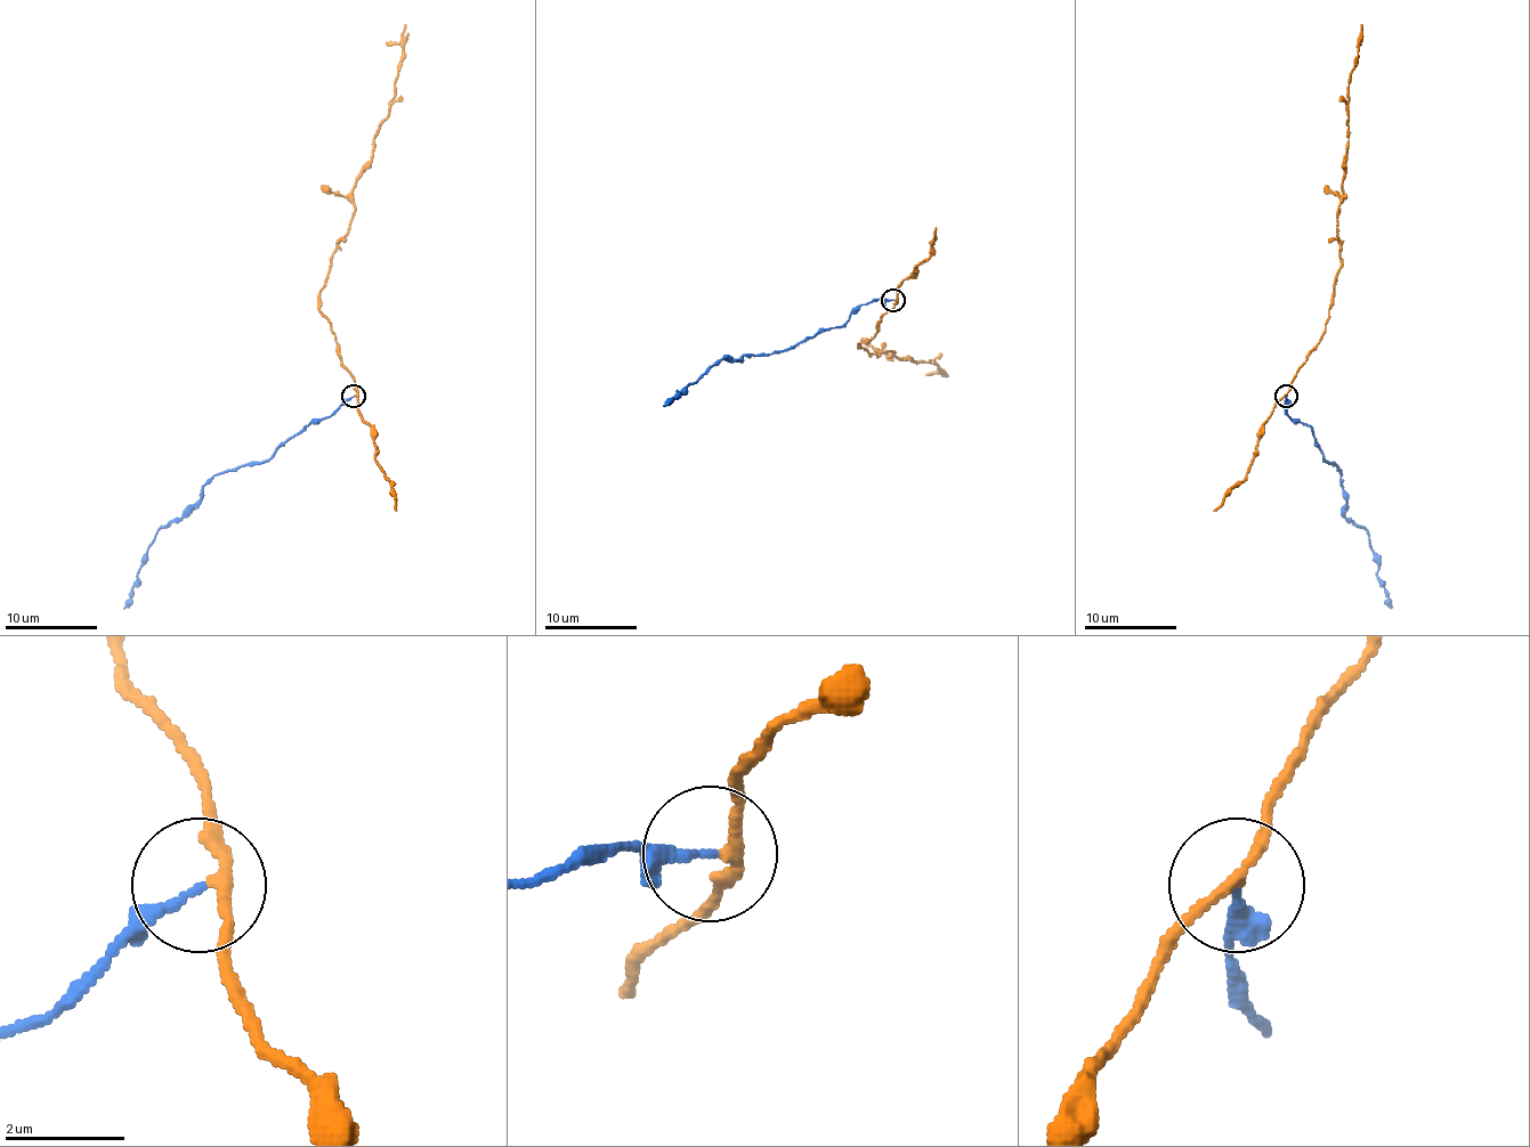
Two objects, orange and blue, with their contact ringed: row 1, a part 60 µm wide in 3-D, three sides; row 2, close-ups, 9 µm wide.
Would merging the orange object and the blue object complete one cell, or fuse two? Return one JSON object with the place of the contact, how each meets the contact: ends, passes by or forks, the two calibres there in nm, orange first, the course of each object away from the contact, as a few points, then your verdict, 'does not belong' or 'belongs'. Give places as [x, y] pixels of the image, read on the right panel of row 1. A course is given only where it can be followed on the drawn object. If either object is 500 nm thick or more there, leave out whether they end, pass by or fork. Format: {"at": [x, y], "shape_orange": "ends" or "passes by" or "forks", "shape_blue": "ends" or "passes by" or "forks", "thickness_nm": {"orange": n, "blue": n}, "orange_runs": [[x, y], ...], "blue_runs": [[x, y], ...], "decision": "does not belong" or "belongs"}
{"at": [1286, 396], "shape_orange": "passes by", "shape_blue": "ends", "thickness_nm": {"orange": 170, "blue": 180}, "orange_runs": [[1285, 395], [1325, 331], [1341, 266], [1338, 210], [1348, 155], [1348, 97], [1361, 25]], "blue_runs": [[1285, 395], [1289, 419], [1313, 430], [1325, 460], [1341, 471], [1345, 515], [1366, 531], [1392, 608]], "decision": "does not belong"}

